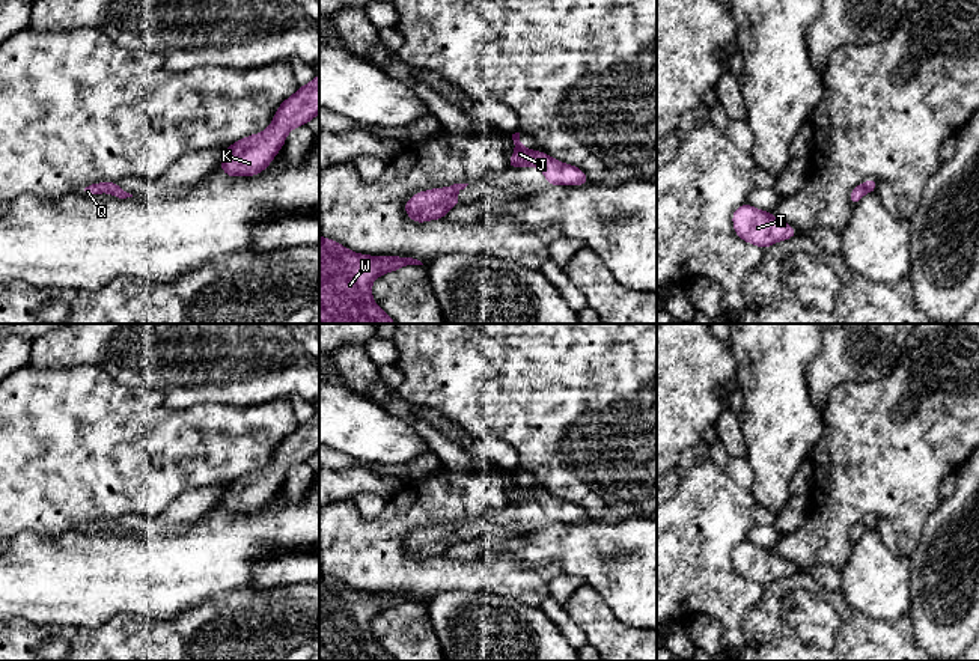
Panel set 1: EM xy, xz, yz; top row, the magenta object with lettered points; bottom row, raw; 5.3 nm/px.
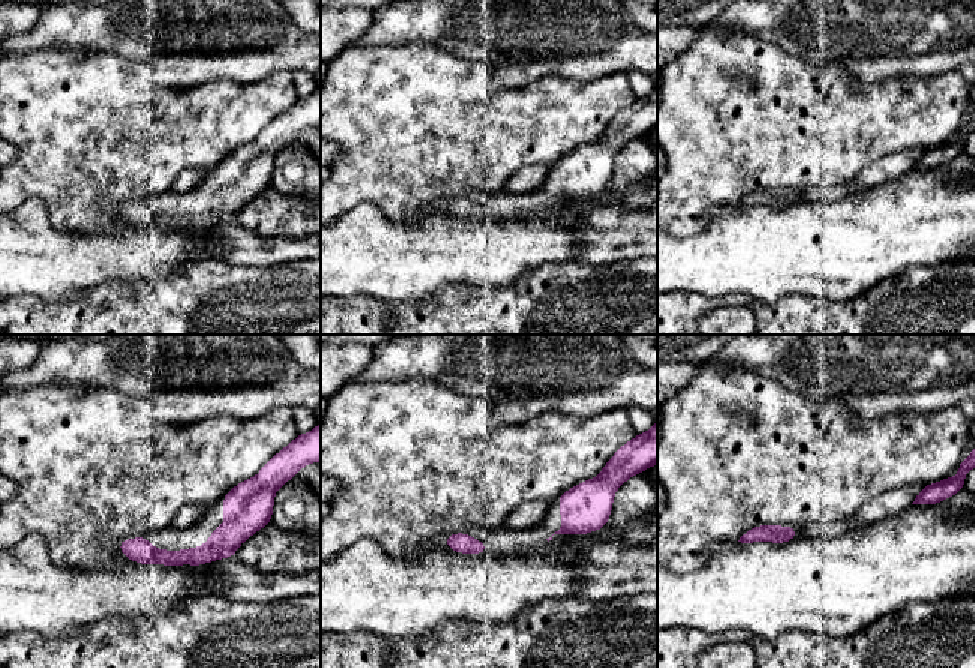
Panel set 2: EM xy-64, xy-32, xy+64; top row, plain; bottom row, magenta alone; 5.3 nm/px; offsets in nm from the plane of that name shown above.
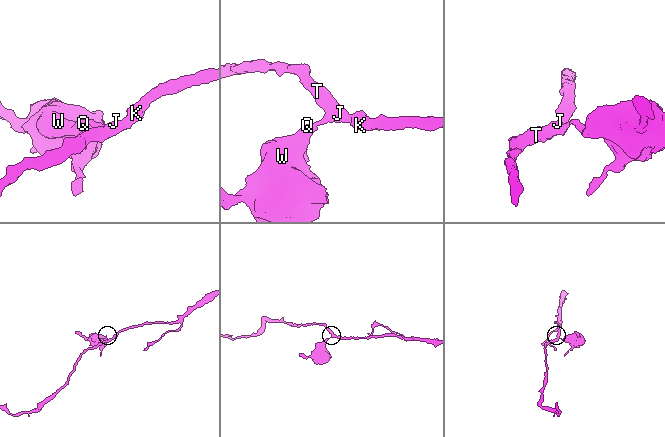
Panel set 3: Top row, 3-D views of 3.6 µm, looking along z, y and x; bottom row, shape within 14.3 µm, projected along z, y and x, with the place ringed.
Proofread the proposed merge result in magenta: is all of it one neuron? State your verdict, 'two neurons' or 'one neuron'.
one neuron

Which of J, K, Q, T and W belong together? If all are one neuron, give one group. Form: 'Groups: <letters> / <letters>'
Groups: J K Q T W

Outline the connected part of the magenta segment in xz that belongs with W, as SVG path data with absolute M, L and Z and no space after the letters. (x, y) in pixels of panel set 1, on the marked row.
M319 235L319 324L396 324L374 301L372 283L407 265L423 263L413 257L360 254Z

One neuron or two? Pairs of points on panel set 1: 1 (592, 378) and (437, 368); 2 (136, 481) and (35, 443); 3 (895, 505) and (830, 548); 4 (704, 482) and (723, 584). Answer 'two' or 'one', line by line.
1: one
2: one
3: one
4: one

